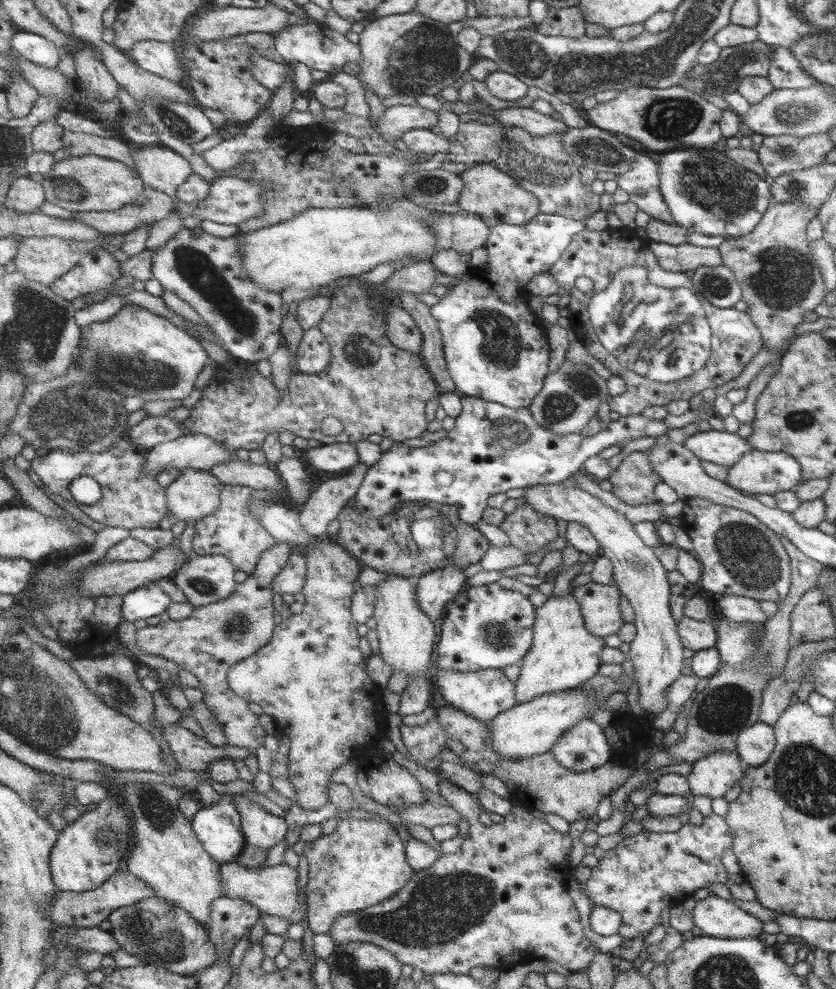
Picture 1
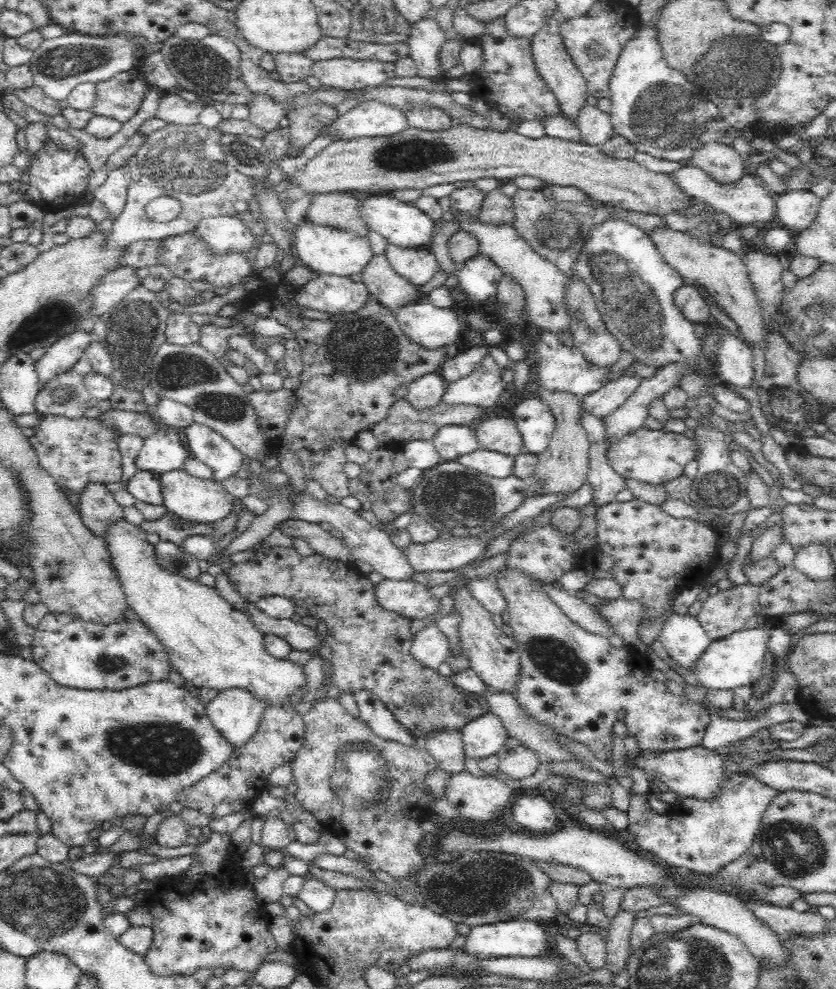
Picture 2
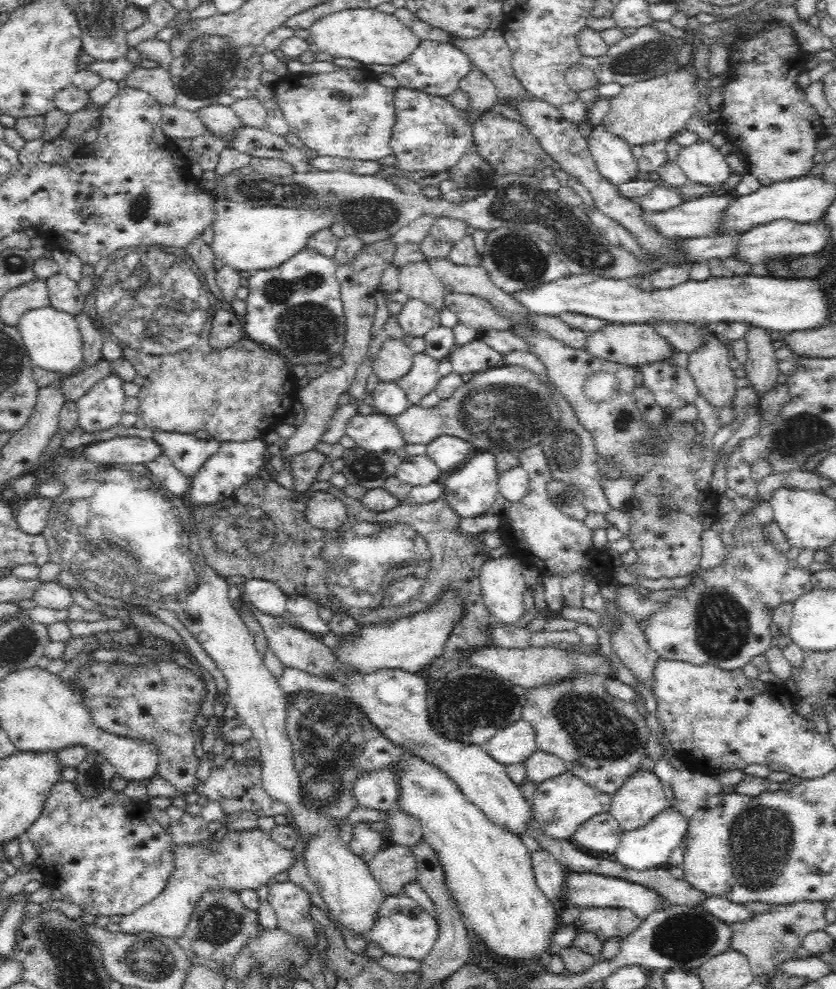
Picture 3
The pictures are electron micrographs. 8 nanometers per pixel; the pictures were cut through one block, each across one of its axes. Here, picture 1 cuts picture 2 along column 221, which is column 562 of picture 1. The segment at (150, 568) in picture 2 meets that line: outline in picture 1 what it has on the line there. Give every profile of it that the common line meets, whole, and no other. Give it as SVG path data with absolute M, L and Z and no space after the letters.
M575 595L548 597L538 608L535 618L534 641L520 663L520 676L516 681L518 704L528 703L540 696L568 690L578 690L588 678L599 672L604 639L587 629L582 607Z

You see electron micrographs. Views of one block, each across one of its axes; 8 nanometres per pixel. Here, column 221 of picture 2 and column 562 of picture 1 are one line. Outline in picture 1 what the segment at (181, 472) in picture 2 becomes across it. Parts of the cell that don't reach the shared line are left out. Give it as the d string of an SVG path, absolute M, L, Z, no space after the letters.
M562 483L536 485L527 487L523 496L526 503L534 507L540 514L548 514L556 520L578 522L586 526L599 542L602 551L597 557L610 559L614 572L614 584L622 591L633 606L636 636L630 643L628 657L634 663L639 702L644 711L658 715L668 708L667 690L676 682L682 668L683 641L678 638L674 615L670 614L671 585L668 583L666 567L655 554L655 550L636 534L635 525L628 521L624 514L612 509L610 505L596 495L578 487L566 487Z

